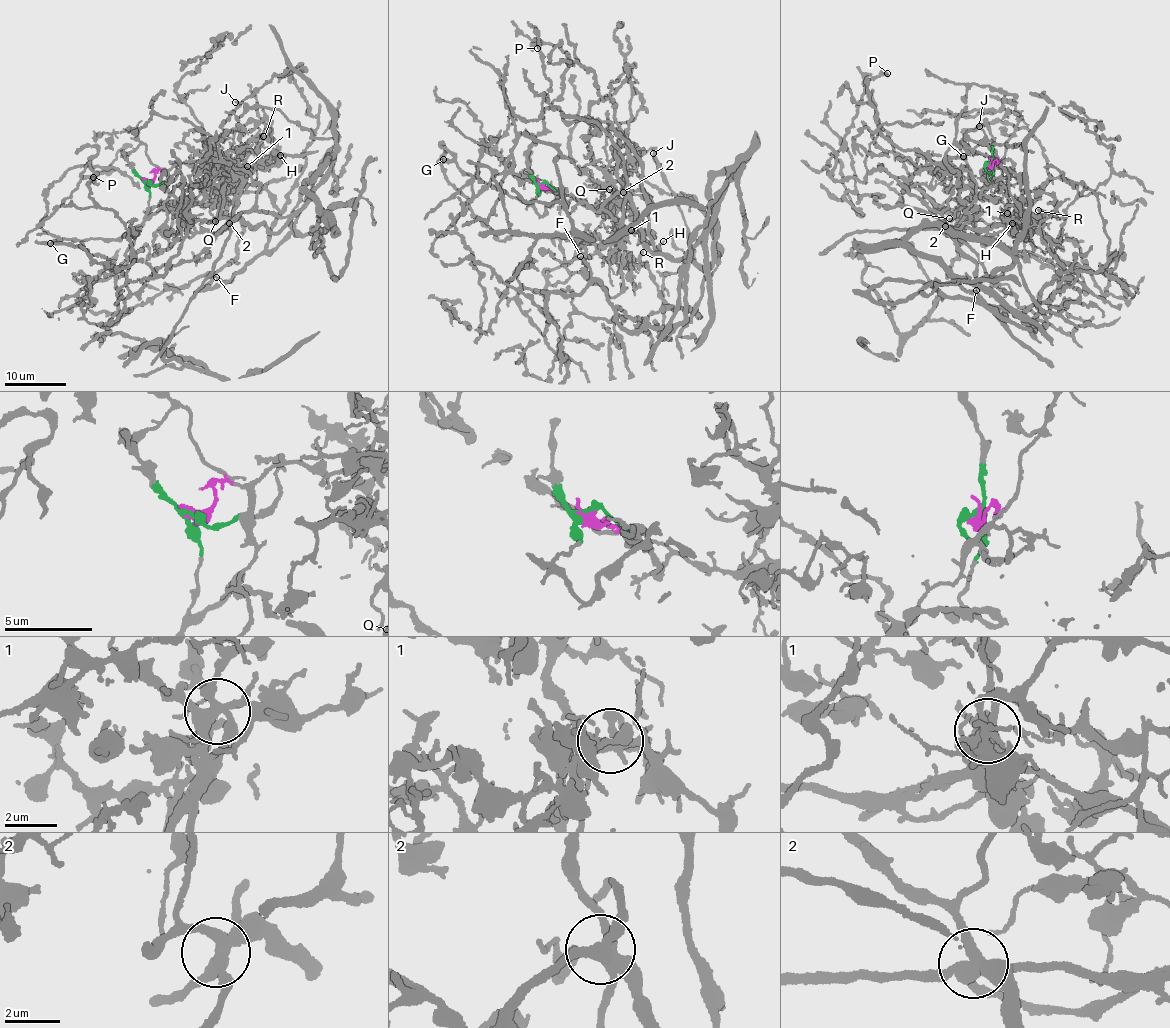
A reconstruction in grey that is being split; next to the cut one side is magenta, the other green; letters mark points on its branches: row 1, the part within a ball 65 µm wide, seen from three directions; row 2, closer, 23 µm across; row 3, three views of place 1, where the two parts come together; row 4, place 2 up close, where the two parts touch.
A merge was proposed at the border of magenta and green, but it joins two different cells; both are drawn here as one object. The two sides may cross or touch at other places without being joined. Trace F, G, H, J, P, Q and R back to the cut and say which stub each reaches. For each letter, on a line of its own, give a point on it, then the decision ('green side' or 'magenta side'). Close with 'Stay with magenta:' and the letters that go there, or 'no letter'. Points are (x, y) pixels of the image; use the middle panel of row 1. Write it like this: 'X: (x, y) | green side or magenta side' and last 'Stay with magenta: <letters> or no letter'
F: (580, 256) | green side
G: (443, 159) | green side
H: (663, 241) | magenta side
J: (653, 153) | green side
P: (537, 48) | green side
Q: (609, 189) | magenta side
R: (643, 252) | magenta side
Stay with magenta: H, Q, R

